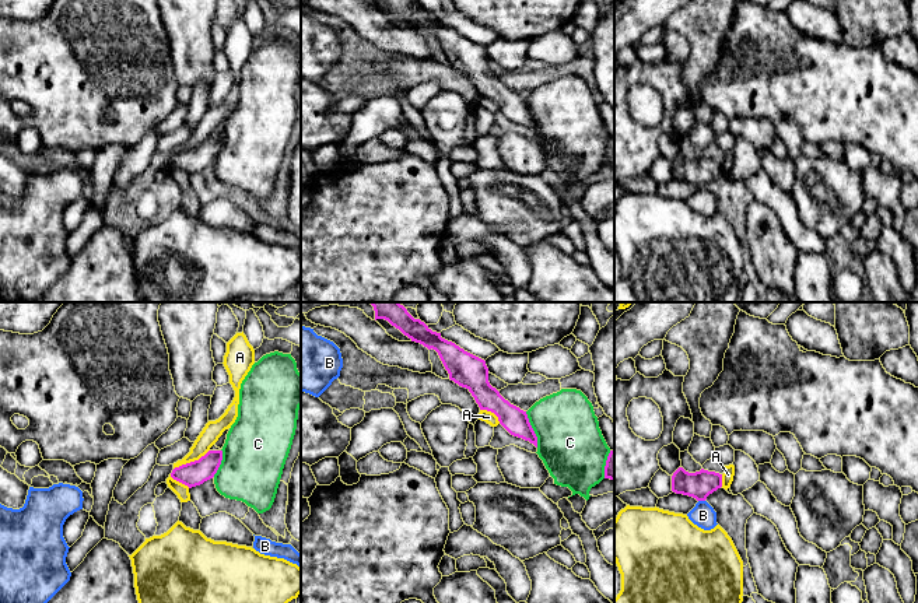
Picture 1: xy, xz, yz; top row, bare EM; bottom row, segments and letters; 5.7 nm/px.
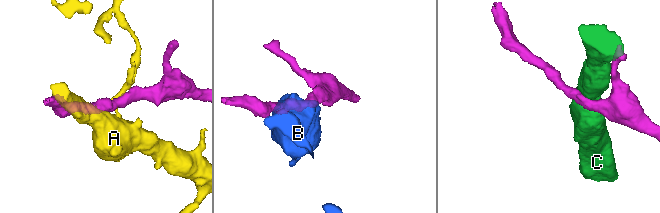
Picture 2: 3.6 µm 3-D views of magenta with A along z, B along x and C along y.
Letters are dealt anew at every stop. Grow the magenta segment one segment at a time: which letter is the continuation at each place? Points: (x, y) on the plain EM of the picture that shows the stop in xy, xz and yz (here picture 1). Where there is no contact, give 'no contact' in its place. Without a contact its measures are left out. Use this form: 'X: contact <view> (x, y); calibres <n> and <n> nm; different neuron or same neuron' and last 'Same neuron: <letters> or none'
A: contact xy (191, 149); calibres 140 and 110 nm; different neuron
B: contact yz (701, 186); calibres 160 and 140 nm; different neuron
C: contact xz (532, 116); calibres 150 and 380 nm; different neuron
Same neuron: none

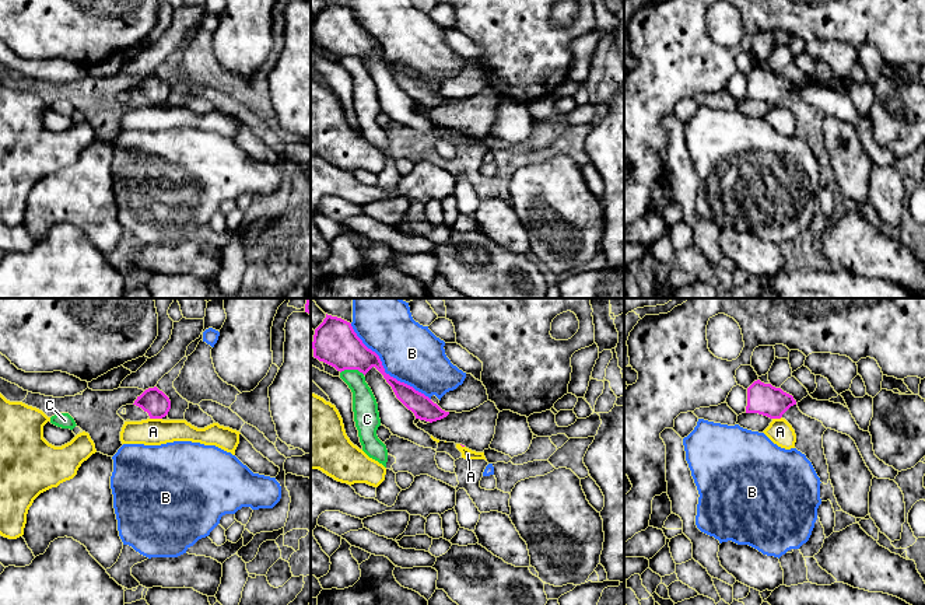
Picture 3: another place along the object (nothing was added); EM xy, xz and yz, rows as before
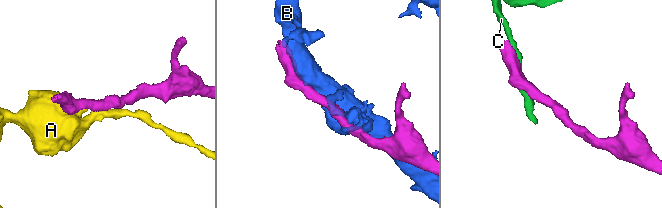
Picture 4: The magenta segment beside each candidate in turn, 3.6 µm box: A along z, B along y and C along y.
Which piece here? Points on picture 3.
A: contact xy (156, 104); calibres 150 and 160 nm; different neuron
B: contact xz (384, 56); calibres 220 and 340 nm; different neuron
C: contact xz (353, 55); calibres 260 and 140 nm; different neuron
Same neuron: none

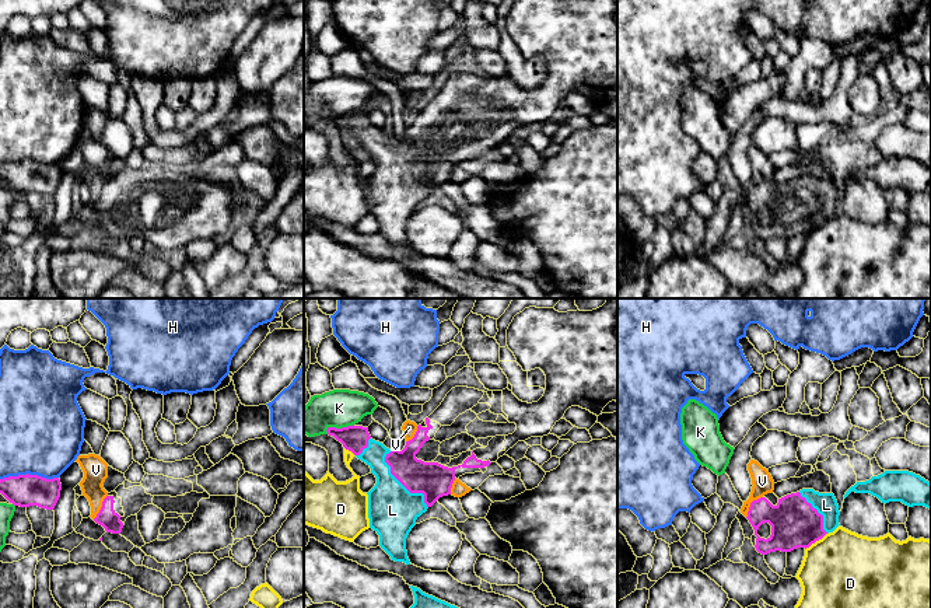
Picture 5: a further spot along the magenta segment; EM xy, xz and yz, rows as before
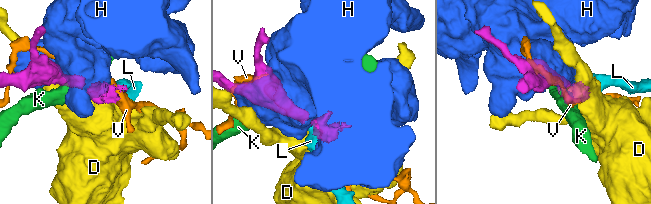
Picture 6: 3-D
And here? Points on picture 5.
D: contact yz (815, 227); calibres 280 and 480 nm; different neuron
H: contact xy (28, 160); calibres 190 and 480 nm; different neuron
K: contact xz (339, 115); calibres 150 and 220 nm; different neuron
L: contact xz (402, 170); calibres 200 and 280 nm; same neuron
V: contact yz (751, 191); calibres 240 and 120 nm; different neuron
Same neuron: L

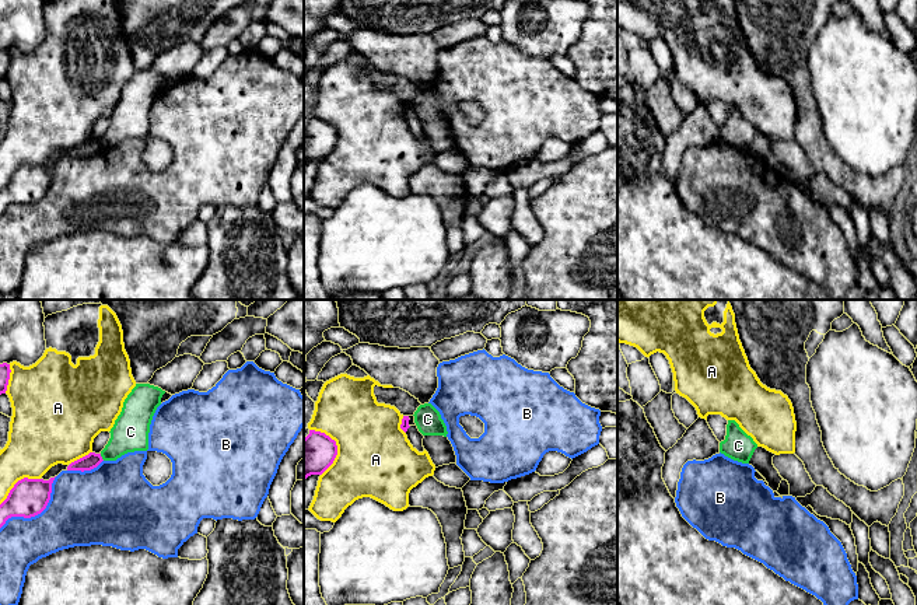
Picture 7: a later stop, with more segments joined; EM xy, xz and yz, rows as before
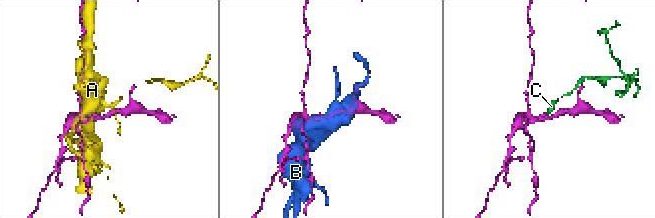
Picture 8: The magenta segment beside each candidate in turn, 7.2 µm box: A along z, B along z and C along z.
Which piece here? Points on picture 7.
A: contact xz (336, 132); calibres 220 and 440 nm; different neuron
B: contact xy (37, 200); calibres 220 and 380 nm; different neuron
C: contact xy (101, 143); calibres 90 and 200 nm; different neuron
Same neuron: none

